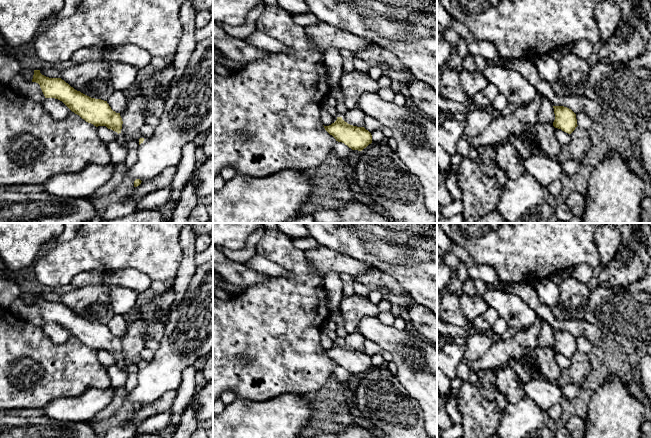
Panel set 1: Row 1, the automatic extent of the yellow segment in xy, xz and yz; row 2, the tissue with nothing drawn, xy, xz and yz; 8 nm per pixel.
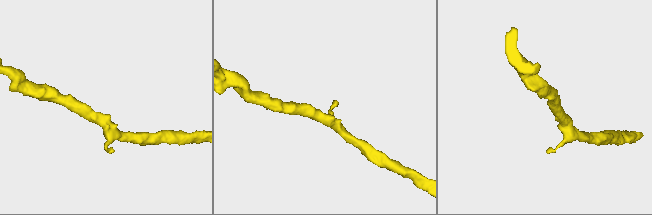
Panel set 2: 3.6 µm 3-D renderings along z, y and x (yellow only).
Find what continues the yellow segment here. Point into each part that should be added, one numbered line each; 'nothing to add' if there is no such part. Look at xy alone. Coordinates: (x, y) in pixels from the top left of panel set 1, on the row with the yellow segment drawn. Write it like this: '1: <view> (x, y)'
nothing to add

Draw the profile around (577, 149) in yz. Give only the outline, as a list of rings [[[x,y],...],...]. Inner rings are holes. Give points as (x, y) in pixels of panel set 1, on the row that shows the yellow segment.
[[[576,127],[570,134],[571,141],[563,145],[562,151],[557,157],[550,157],[562,164],[567,160],[575,160],[582,166],[585,162],[585,158],[590,146],[593,144],[590,137],[590,131]]]

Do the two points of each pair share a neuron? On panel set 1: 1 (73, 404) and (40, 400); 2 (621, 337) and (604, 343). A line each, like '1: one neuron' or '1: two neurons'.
1: two neurons
2: two neurons

